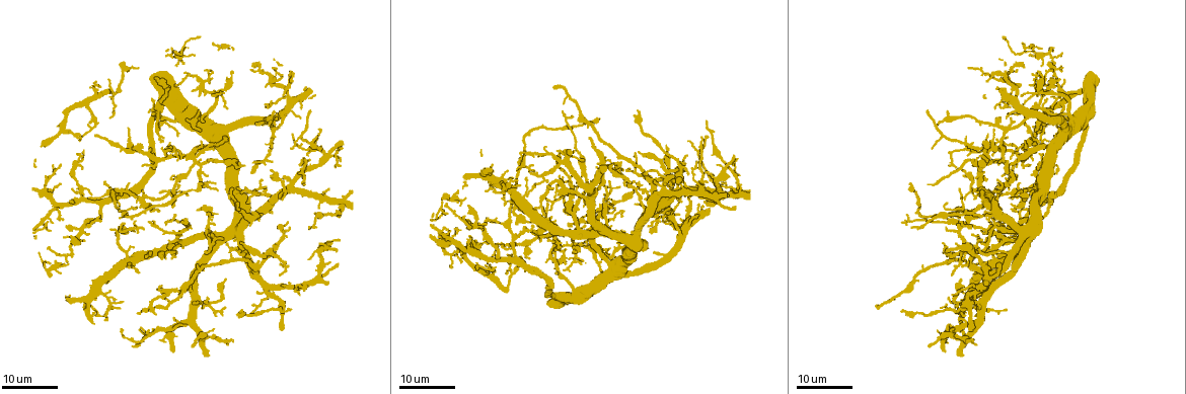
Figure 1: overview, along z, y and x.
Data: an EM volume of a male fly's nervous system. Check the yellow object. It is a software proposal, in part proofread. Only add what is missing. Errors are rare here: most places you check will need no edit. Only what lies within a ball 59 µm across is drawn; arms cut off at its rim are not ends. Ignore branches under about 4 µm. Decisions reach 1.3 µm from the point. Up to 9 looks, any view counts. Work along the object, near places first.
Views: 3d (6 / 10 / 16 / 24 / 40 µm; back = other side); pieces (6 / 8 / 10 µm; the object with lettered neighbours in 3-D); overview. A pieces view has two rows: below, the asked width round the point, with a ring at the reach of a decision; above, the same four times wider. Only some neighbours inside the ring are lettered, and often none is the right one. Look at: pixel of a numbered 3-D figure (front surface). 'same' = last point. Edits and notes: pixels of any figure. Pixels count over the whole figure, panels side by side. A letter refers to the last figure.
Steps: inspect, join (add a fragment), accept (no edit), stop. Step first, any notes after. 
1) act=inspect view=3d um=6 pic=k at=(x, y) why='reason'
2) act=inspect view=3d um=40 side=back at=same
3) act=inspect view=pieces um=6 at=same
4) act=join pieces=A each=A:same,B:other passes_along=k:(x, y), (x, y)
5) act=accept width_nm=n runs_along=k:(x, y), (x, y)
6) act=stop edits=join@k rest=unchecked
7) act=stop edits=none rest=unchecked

act=inspect view=3d um=16 pic=1 at=(962, 316) why='an open end'

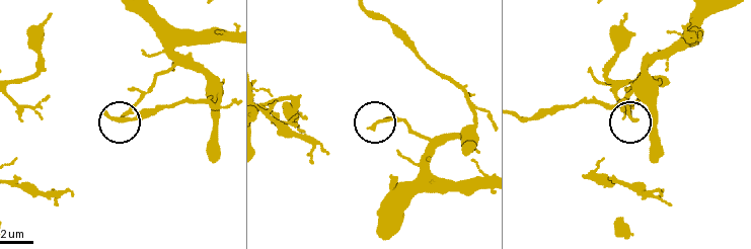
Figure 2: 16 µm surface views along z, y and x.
act=inspect view=3d um=6 pic=2 at=(633, 119)

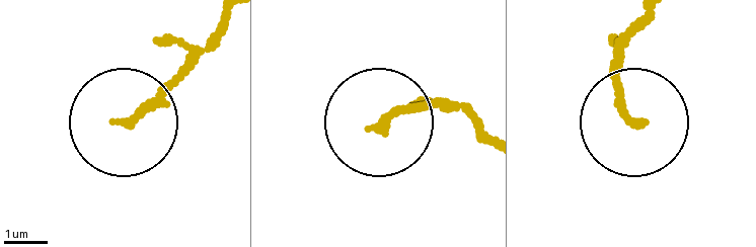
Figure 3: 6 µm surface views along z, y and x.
act=inspect view=pieces um=6 pic=3 at=(637, 119)

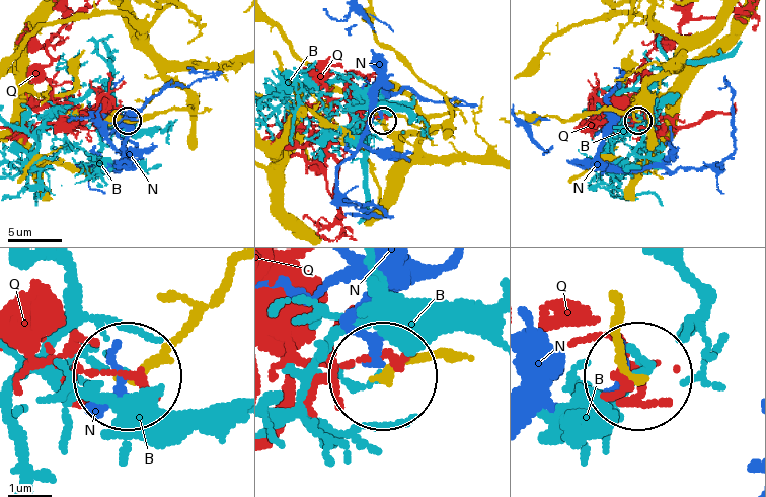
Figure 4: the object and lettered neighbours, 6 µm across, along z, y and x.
act=accept each=B:other,N:other,Q:other found='none of them fits'

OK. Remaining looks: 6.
act=inspect view=3d um=16 pic=1 at=(80, 137) why='tapers out'

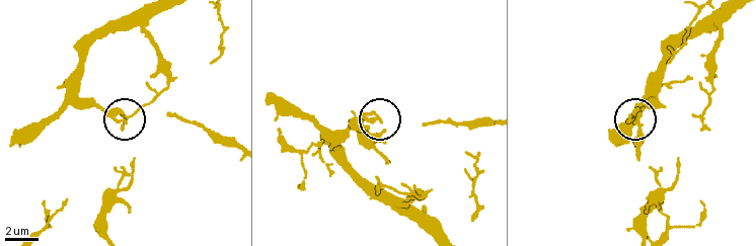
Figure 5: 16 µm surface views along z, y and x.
act=inspect view=pieces um=8 pic=5 at=(379, 121)

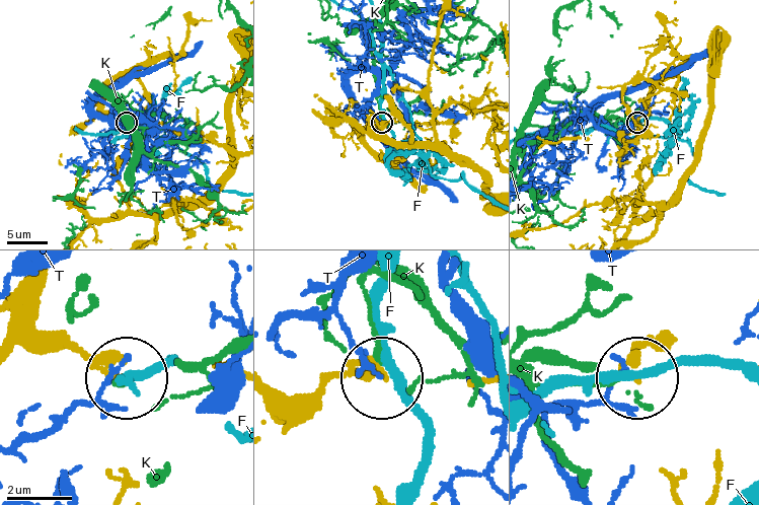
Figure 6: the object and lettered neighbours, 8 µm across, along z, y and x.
act=accept each=F:other,K:other,T:other found='none of them fits'

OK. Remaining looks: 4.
act=inspect view=3d um=24 pic=1 at=(148, 252) why='an open end'

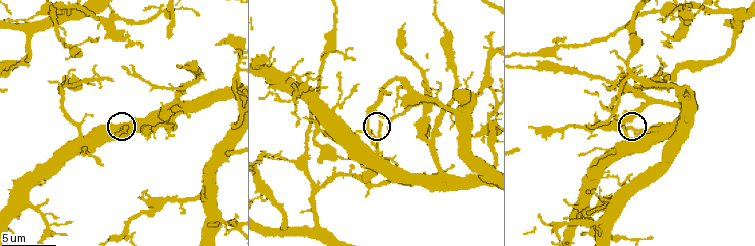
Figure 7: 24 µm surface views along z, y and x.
act=inspect view=pieces um=8 pic=7 at=(378, 124) why='see the neighbours'

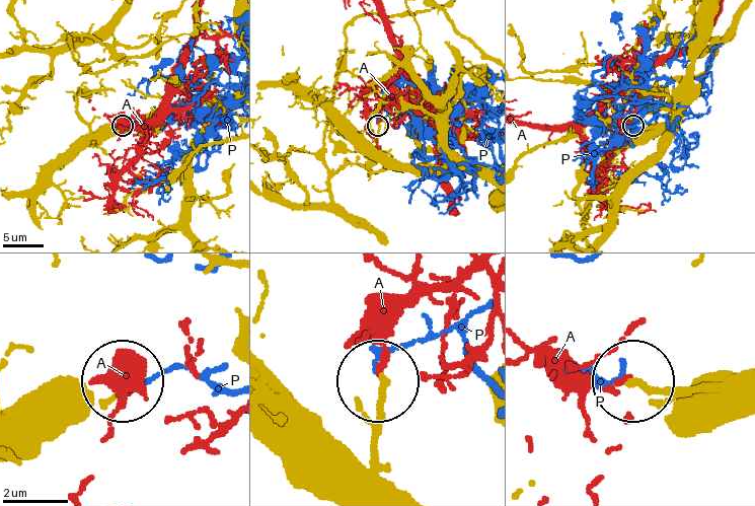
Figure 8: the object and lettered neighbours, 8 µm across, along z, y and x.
act=accept width_nm=210 each=A:other,P:other runs_along=8:(391, 485), (375, 451), (383, 381) found='no lettered fragment goes on from it'

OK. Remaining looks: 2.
act=inspect view=3d um=16 pic=1 at=(909, 182) why='branch stops here'

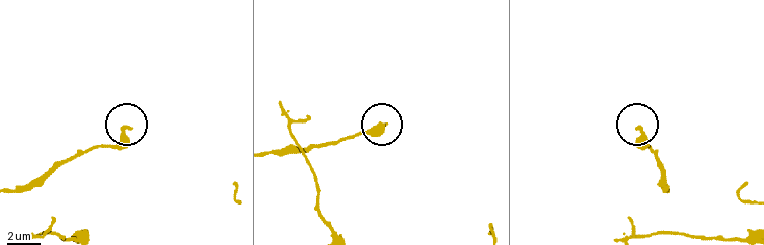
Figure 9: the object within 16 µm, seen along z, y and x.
act=inspect view=pieces um=8 pic=9 at=(130, 125)

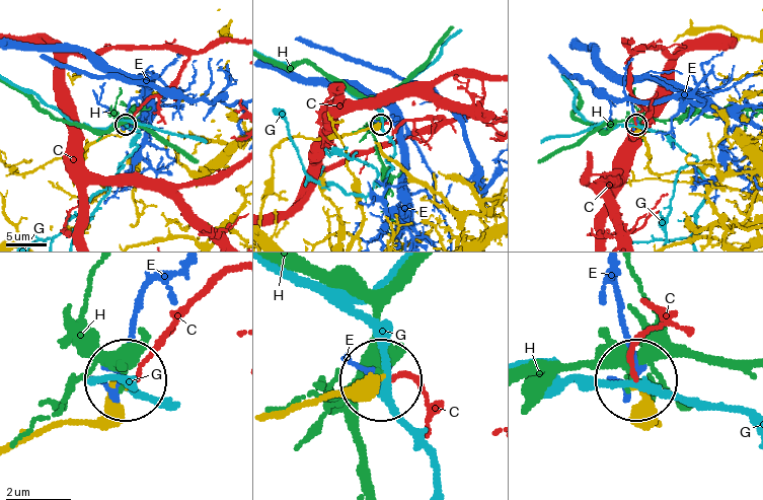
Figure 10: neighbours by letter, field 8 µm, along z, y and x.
act=accept each=C:other,E:other,G:other,H:other runs_along=10:(673, 172), (657, 174), (650, 168), (649, 149), (637, 126) found='none of them fits'

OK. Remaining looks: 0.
act=stop edits=none rest=unchecked

